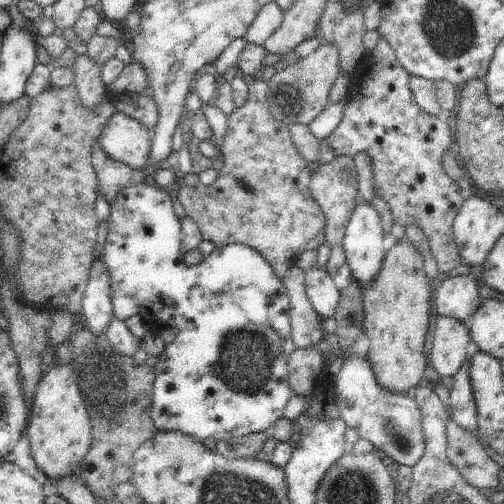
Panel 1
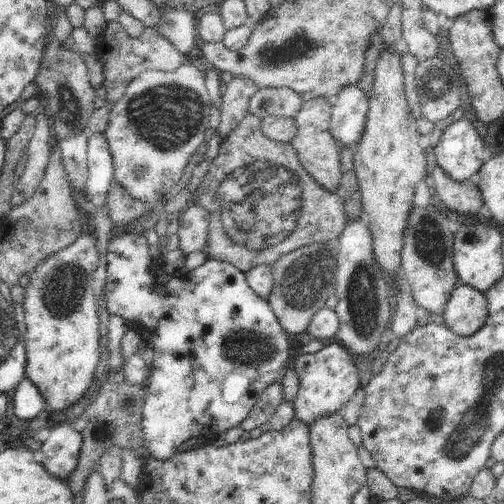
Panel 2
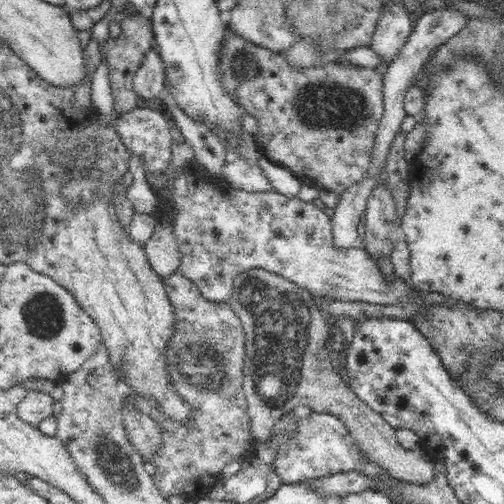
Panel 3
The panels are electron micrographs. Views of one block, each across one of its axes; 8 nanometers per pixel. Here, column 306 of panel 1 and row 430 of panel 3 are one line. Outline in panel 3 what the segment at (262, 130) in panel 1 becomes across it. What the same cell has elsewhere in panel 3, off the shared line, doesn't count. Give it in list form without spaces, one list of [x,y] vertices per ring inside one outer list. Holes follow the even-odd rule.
[[[180,270],[162,280],[170,304],[176,310],[176,322],[172,328],[174,336],[166,352],[166,372],[174,390],[194,408],[194,414],[188,424],[176,422],[162,414],[156,400],[148,396],[138,396],[134,406],[142,414],[154,418],[162,430],[162,448],[150,460],[146,458],[148,464],[156,466],[152,478],[160,496],[180,496],[186,502],[198,502],[220,482],[222,468],[230,460],[240,456],[248,462],[256,450],[244,394],[246,330],[230,302],[206,300],[202,290],[198,290],[198,286]]]

